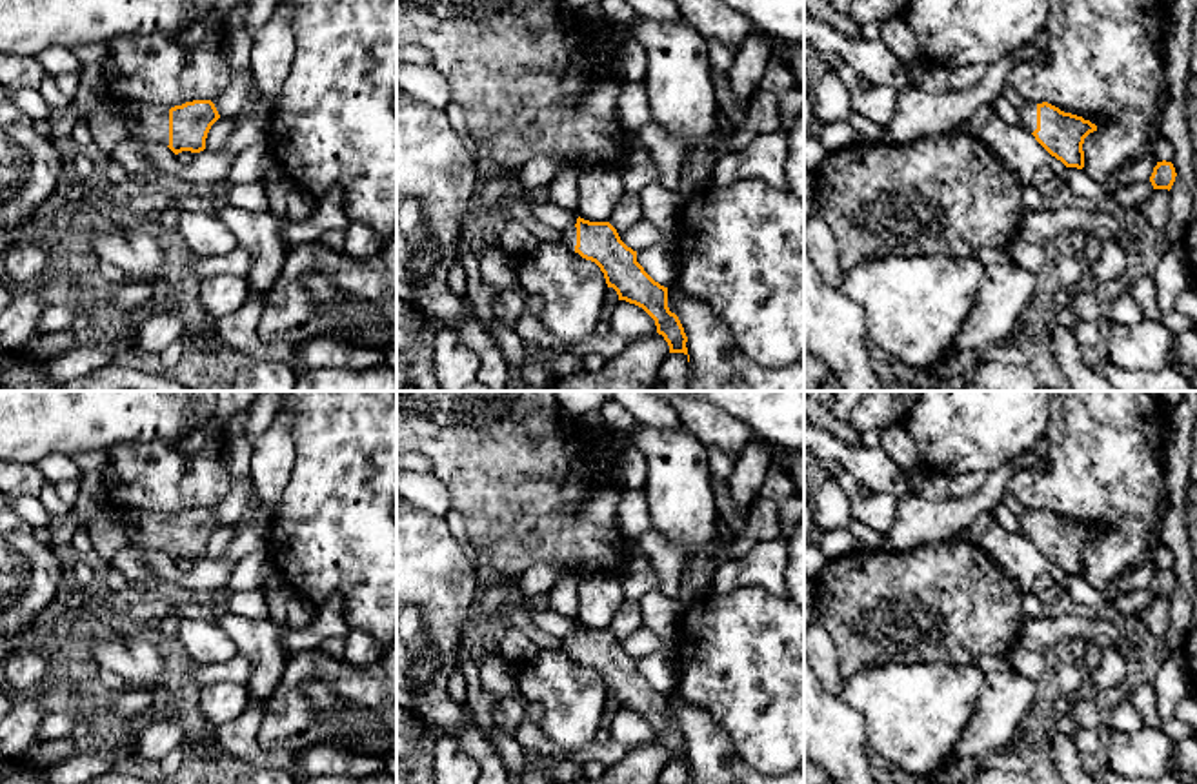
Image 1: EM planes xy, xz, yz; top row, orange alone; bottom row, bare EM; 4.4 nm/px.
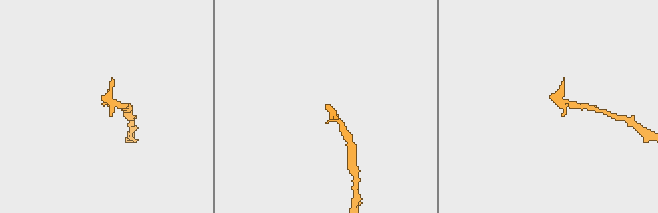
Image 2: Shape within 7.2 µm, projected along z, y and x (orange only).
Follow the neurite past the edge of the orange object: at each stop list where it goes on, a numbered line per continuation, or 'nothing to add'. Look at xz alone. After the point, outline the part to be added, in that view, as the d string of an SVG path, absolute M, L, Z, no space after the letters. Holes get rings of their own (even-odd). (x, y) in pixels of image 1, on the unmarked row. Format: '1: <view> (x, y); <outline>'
1: xz (570, 643); M577 635L562 638L562 651L575 658L577 653Z

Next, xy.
1: xy (144, 528); M131 508L116 509L113 515L122 522L131 546L169 553L169 517Z

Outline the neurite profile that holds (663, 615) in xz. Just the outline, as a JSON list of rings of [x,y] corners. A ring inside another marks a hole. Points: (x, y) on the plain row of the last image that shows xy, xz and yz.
[[[659,586],[640,600],[642,628],[655,631],[662,638],[662,651],[671,657],[675,653],[675,638],[684,608],[682,598],[668,598]]]

